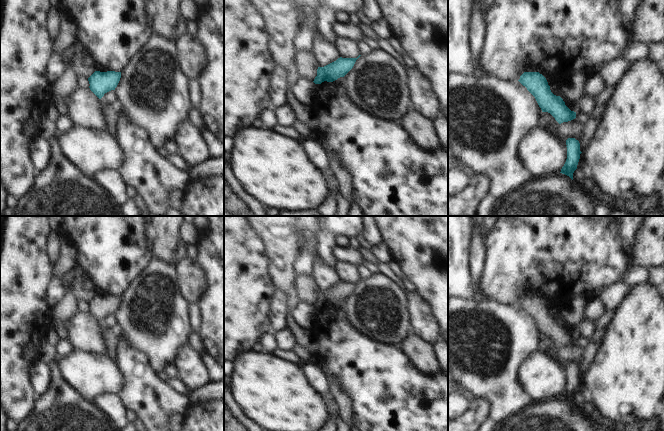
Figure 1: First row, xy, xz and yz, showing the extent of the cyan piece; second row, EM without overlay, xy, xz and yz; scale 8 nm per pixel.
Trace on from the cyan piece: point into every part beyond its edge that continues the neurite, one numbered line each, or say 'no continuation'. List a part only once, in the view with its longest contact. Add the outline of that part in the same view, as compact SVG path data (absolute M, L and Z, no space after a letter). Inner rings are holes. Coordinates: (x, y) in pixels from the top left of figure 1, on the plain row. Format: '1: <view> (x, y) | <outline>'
no continuation

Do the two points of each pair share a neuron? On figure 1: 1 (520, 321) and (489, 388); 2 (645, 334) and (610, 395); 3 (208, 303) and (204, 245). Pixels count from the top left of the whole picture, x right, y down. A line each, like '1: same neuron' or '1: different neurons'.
1: same neuron
2: same neuron
3: same neuron

